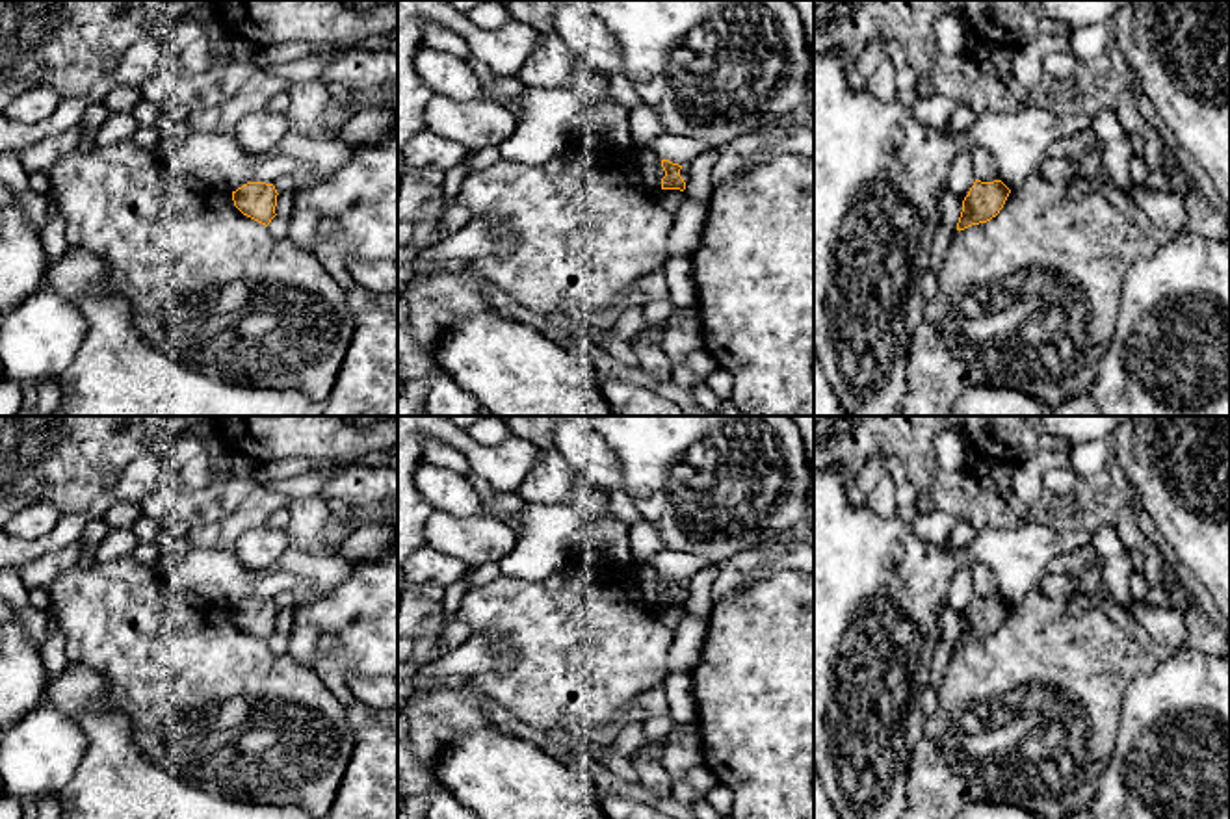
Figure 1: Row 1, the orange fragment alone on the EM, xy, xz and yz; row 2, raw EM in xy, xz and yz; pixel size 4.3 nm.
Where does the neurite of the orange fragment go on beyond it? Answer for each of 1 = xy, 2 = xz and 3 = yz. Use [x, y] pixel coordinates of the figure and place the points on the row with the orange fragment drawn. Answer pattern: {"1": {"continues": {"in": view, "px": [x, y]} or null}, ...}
{"1": {"continues": null}, "2": {"continues": null}, "3": {"continues": null}}

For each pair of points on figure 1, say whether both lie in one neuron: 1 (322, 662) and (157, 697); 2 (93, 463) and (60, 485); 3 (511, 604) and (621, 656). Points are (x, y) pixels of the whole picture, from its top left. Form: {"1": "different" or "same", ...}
{"1": "different", "2": "same", "3": "same"}

